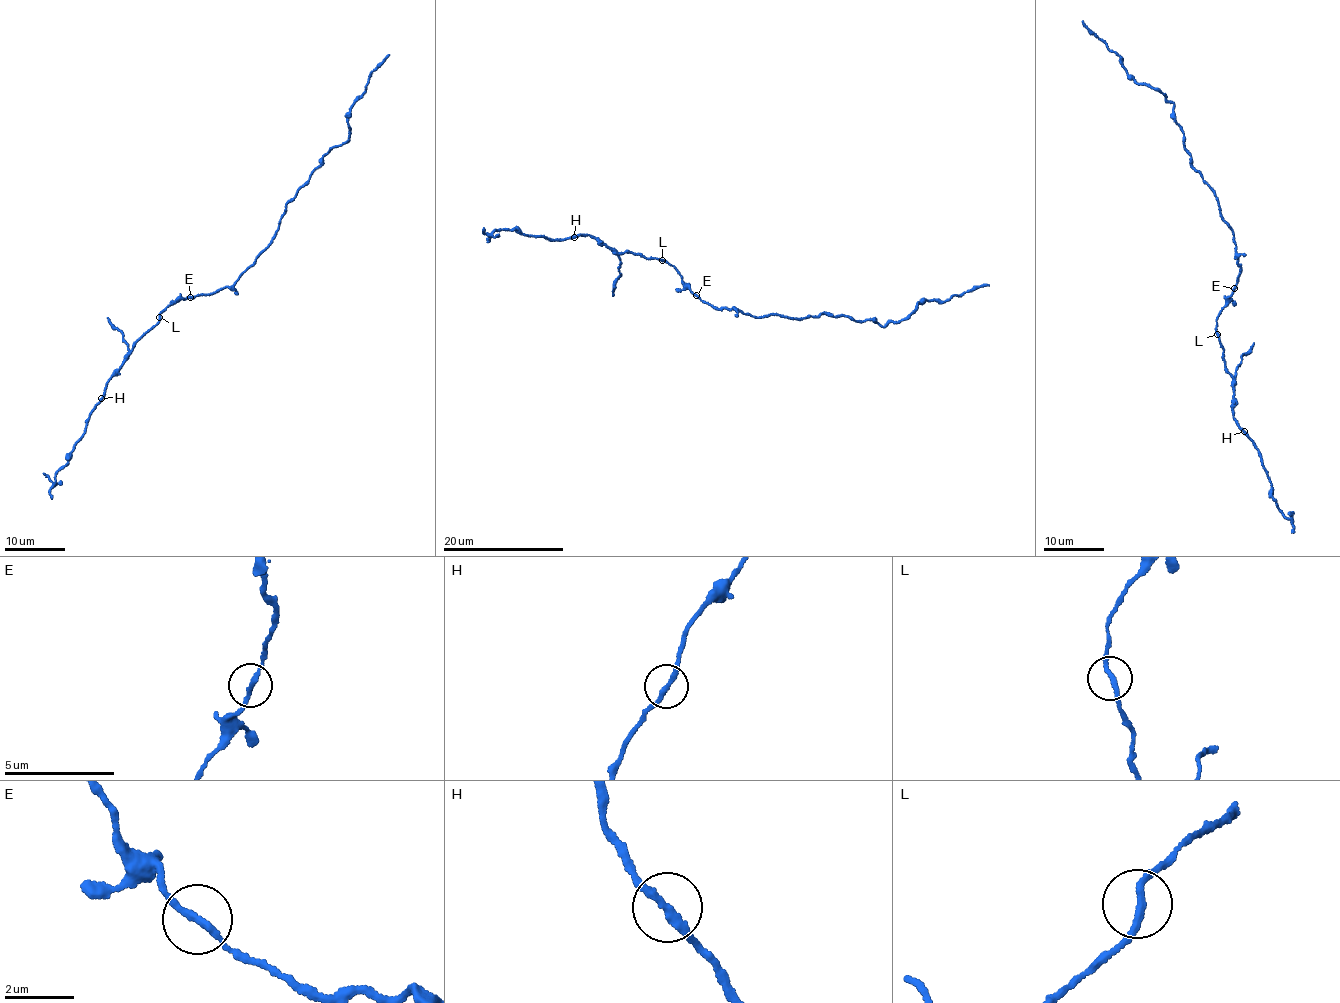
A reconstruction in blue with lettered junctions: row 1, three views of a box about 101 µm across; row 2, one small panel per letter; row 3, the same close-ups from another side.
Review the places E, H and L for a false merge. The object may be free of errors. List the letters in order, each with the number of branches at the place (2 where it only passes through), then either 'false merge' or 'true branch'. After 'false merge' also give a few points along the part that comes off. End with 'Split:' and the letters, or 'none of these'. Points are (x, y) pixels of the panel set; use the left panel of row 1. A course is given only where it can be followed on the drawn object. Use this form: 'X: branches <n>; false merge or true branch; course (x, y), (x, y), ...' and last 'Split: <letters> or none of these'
E: branches 2; true branch
H: branches 2; true branch
L: branches 2; true branch
Split: none of these

